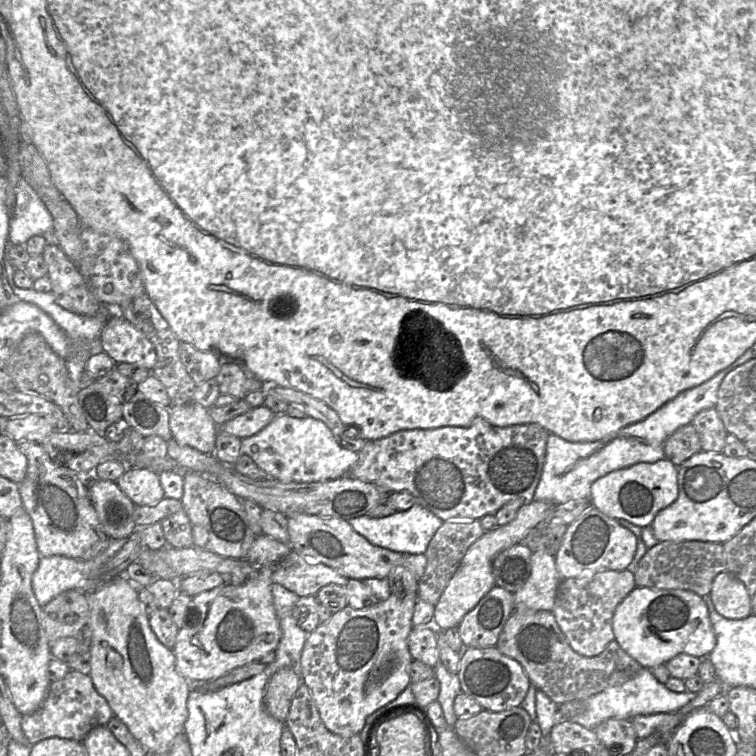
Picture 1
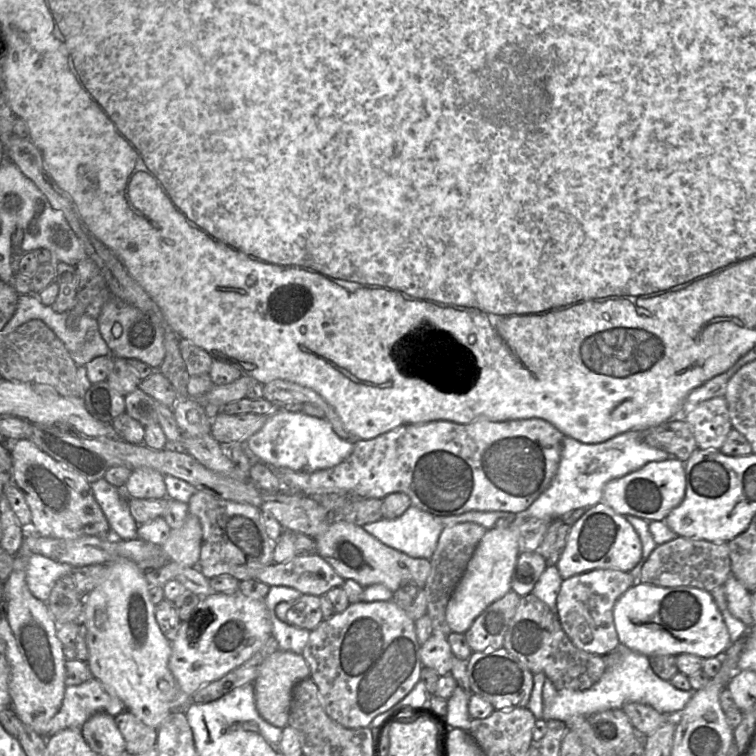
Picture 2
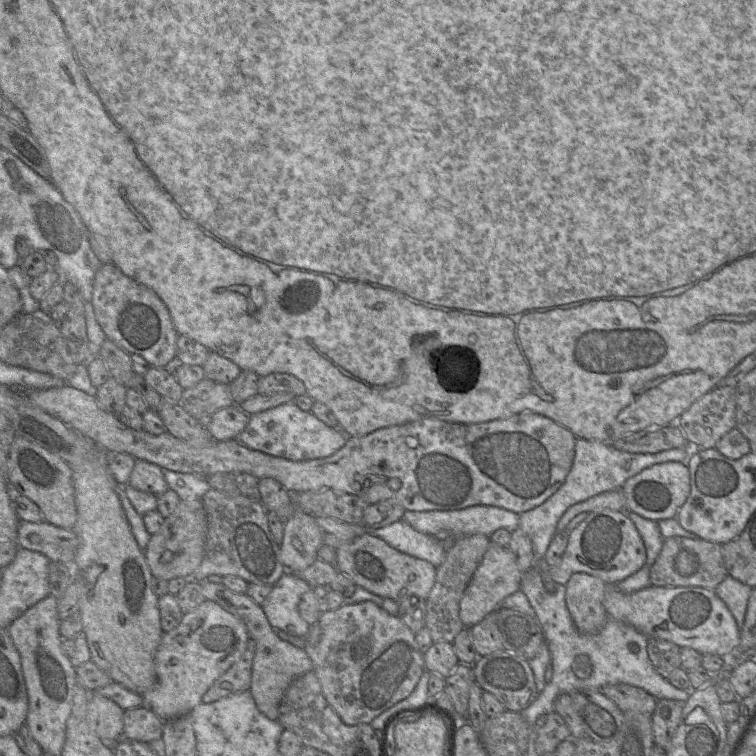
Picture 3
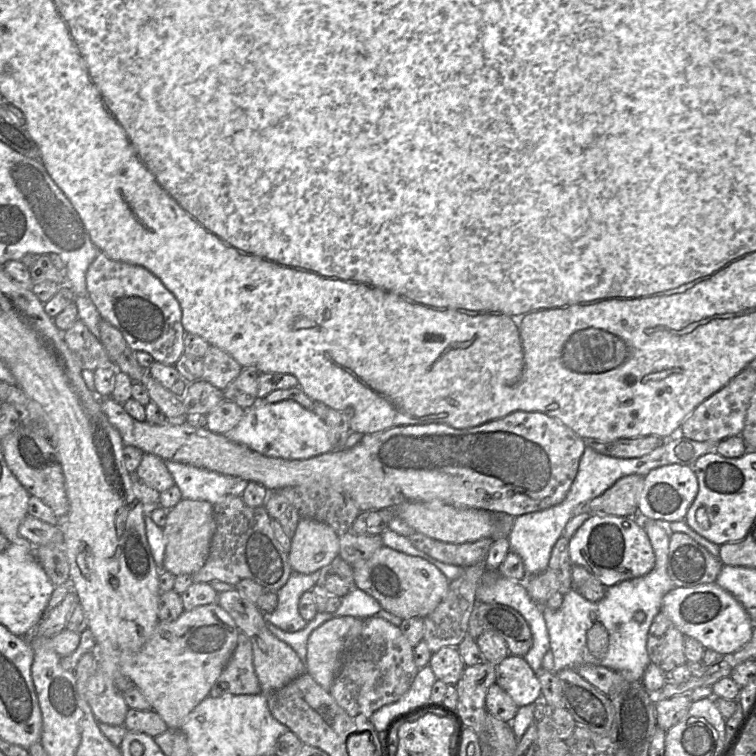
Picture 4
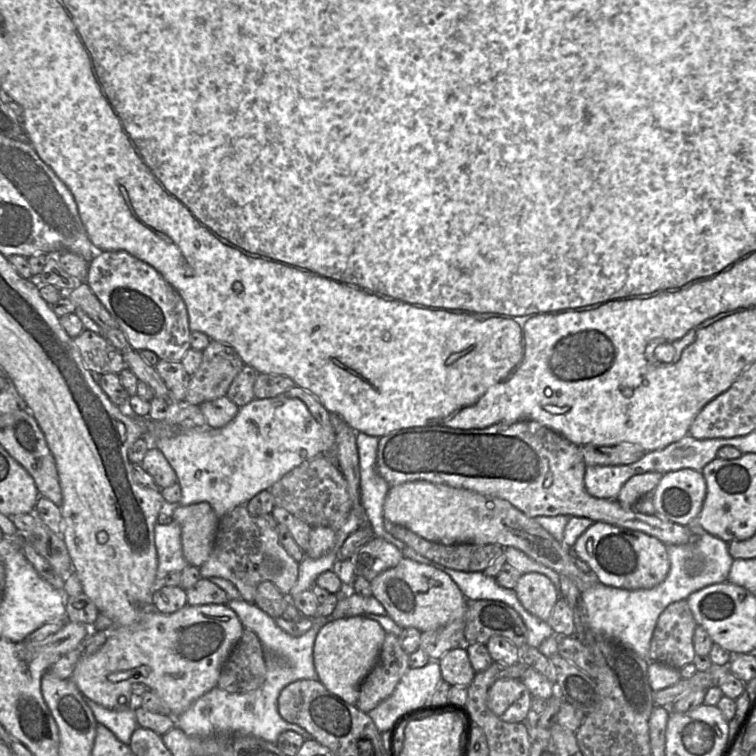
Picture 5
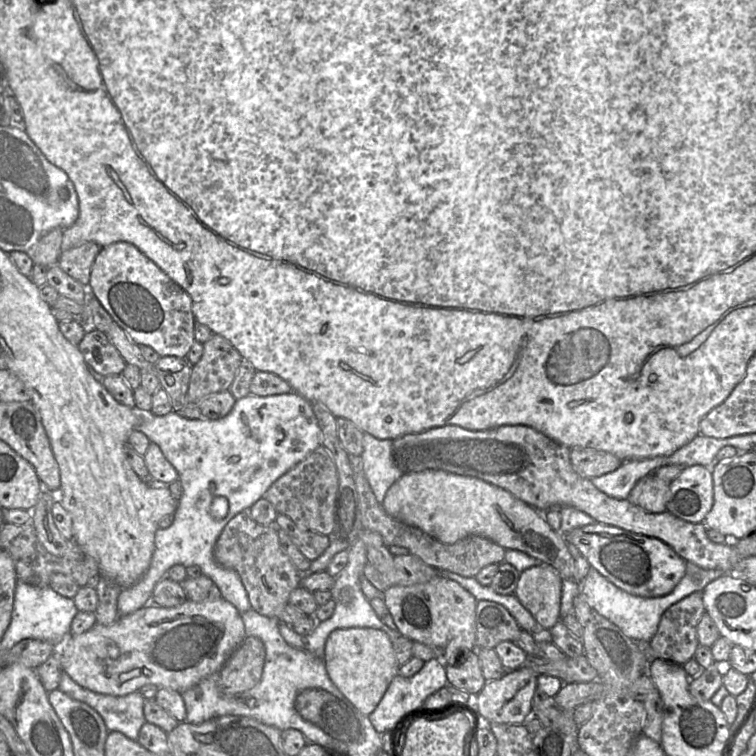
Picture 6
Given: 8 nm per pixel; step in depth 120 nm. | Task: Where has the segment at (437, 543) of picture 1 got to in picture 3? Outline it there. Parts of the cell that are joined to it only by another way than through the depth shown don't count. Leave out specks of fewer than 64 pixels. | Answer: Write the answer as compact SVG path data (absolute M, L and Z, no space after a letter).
M483 534L465 535L455 538L446 546L446 554L442 564L436 569L435 584L425 601L426 604L426 627L432 637L433 642L453 643L455 637L464 630L464 625L459 617L459 606L461 598L473 577L477 567L481 563L488 547L490 538Z

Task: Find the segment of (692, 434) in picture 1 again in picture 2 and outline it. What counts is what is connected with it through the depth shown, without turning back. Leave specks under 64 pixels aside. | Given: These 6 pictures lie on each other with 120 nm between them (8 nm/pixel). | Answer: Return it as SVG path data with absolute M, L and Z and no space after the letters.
M675 417L659 426L643 430L642 440L683 462L698 448L692 429L683 417Z

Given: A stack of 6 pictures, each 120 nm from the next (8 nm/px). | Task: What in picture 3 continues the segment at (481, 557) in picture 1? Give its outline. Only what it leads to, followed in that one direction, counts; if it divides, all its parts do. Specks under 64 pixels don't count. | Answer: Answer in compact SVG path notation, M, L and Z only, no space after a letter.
M490 541L490 545L471 578L459 606L459 617L465 629L471 629L501 606L502 601L521 588L523 573L508 546Z

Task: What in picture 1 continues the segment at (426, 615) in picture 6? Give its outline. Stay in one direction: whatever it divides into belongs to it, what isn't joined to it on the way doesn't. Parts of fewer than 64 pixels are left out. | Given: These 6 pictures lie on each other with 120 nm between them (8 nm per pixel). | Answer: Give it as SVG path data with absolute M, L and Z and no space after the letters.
M294 514L287 517L289 546L292 551L299 553L307 559L329 566L348 579L388 578L390 572L399 565L410 569L417 578L421 578L425 572L427 566L427 557L425 554L404 554L375 546L365 537L358 534L350 526L348 521L342 518L321 517L309 514Z

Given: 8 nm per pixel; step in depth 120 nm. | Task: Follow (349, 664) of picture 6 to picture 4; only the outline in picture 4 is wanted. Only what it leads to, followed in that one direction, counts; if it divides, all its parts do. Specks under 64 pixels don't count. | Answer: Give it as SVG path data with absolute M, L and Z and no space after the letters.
M333 617L317 627L309 636L306 672L329 691L339 669L339 661L346 643L357 638L364 626L363 619Z

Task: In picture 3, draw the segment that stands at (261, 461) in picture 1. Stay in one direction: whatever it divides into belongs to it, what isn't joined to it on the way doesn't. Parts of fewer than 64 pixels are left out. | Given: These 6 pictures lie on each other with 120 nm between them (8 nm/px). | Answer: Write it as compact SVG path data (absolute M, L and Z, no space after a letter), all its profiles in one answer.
M288 402L250 415L248 424L237 439L246 447L271 456L285 458L292 461L306 461L333 455L345 445L347 435L345 435L339 428L333 428L326 425L311 411L303 411L295 403Z

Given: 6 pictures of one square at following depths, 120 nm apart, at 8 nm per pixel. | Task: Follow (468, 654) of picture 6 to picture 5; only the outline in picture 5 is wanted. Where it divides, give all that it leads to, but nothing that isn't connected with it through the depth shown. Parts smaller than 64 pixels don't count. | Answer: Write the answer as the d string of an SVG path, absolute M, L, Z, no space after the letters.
M466 645L449 650L438 663L443 681L451 686L468 687L476 674L470 663Z

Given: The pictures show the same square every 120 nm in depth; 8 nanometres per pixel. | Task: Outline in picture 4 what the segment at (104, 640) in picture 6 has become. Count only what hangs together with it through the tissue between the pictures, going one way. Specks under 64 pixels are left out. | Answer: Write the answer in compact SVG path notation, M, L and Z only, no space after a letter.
M207 604L184 611L172 622L159 621L151 638L135 654L122 654L120 658L98 656L96 670L88 680L86 691L86 699L96 720L112 726L124 725L129 707L123 694L115 688L114 680L125 676L140 689L152 709L165 721L168 730L179 730L194 708L209 696L213 684L232 657L240 633L233 618L220 605Z

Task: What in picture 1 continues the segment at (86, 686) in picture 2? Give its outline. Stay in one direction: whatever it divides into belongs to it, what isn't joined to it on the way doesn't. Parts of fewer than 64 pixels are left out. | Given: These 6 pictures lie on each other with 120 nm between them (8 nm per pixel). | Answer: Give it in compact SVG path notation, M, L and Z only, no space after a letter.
M71 670L62 680L51 682L39 709L22 716L21 728L29 745L53 737L82 742L93 729L106 726L113 717L110 706L95 689L87 671Z

